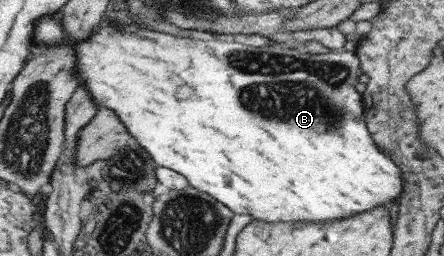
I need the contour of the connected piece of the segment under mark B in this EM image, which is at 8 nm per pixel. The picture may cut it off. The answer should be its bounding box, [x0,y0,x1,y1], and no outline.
[77,22,403,223]

